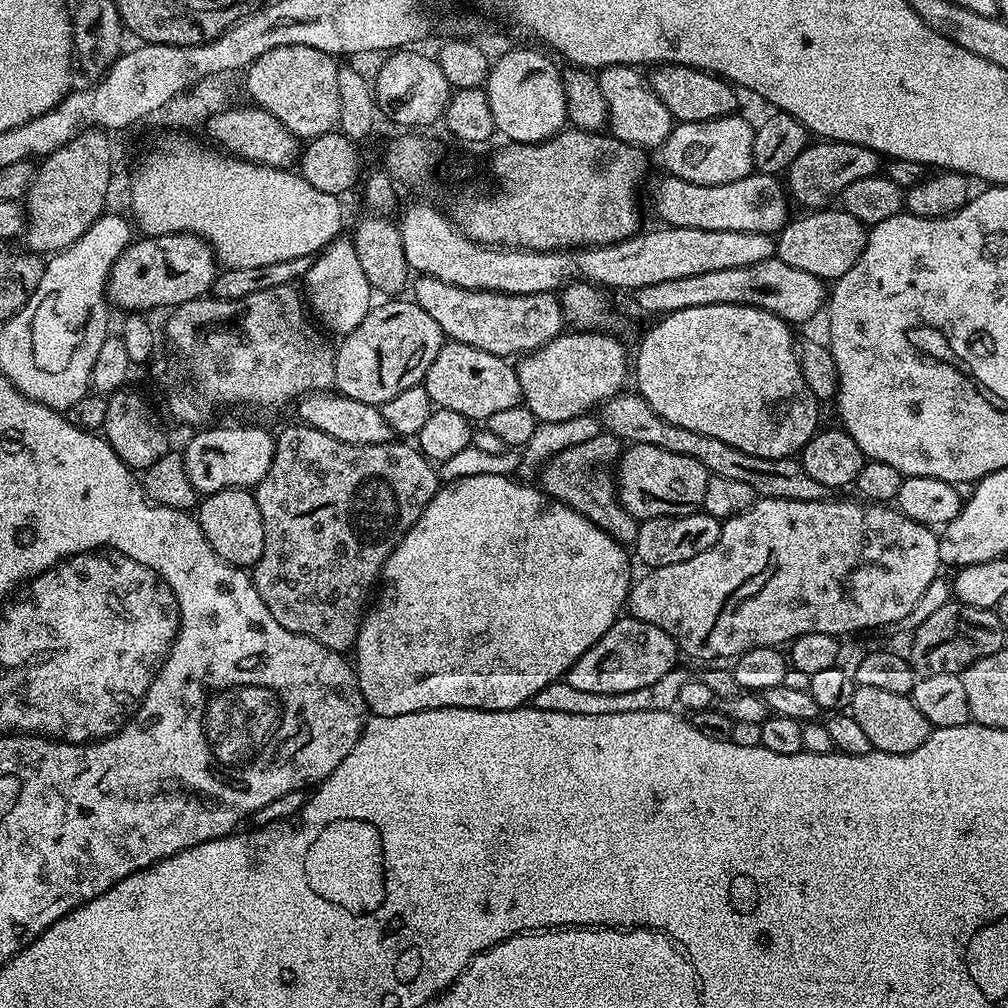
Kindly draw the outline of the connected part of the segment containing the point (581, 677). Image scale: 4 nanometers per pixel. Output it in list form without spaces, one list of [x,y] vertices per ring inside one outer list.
[[[624,614],[612,623],[602,638],[598,638],[598,642],[594,642],[594,646],[590,646],[590,650],[586,650],[586,654],[582,654],[582,658],[578,658],[578,662],[574,662],[574,666],[568,668],[566,681],[587,693],[623,694],[665,677],[677,667],[676,656],[676,643],[666,630],[658,630],[658,626],[650,626]]]

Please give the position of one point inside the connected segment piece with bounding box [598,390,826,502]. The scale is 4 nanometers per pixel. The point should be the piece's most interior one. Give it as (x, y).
(627, 416)

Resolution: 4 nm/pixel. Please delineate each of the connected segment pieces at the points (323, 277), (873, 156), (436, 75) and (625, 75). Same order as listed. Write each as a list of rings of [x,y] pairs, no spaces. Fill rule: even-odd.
[[[340,236],[316,256],[316,260],[304,279],[304,294],[313,317],[329,332],[345,336],[353,332],[365,318],[374,302],[374,293],[369,286],[357,251],[351,239]]]
[[[821,139],[809,143],[802,154],[790,162],[786,173],[786,191],[793,205],[801,204],[804,210],[823,210],[839,197],[842,190],[846,190],[846,186],[850,186],[850,182],[877,175],[881,168],[882,157],[879,152],[850,142]]]
[[[392,50],[383,57],[380,69],[374,75],[374,91],[377,105],[384,108],[392,115],[392,120],[396,124],[401,124],[404,130],[424,130],[427,124],[432,124],[441,119],[454,91],[451,84],[446,82],[446,74],[442,74],[442,66],[431,55],[423,56],[420,50]]]
[[[608,64],[599,69],[596,82],[602,90],[602,98],[606,98],[608,107],[607,127],[611,135],[621,140],[623,144],[633,144],[636,148],[645,150],[659,149],[664,139],[669,136],[674,127],[670,110],[654,94],[651,83],[639,76],[635,67],[626,64]]]

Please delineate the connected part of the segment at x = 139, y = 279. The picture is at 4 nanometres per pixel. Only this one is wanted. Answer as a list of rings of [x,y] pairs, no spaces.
[[[175,232],[169,236],[144,236],[133,239],[126,250],[114,262],[108,275],[106,299],[113,309],[121,308],[124,314],[148,314],[151,308],[171,310],[177,304],[207,297],[216,280],[218,261],[212,245],[192,235],[191,232]]]

